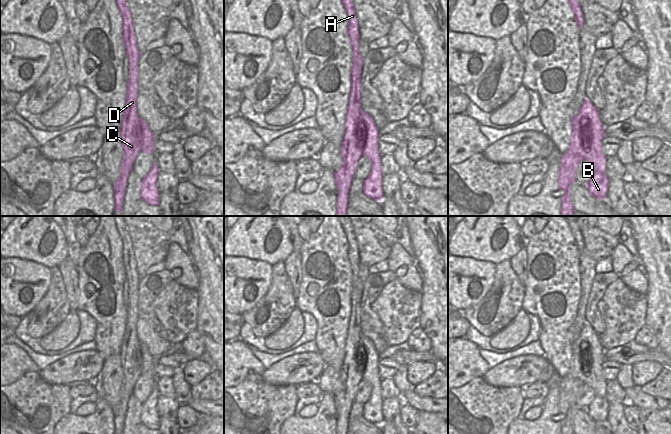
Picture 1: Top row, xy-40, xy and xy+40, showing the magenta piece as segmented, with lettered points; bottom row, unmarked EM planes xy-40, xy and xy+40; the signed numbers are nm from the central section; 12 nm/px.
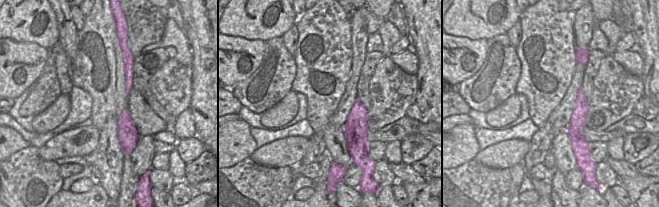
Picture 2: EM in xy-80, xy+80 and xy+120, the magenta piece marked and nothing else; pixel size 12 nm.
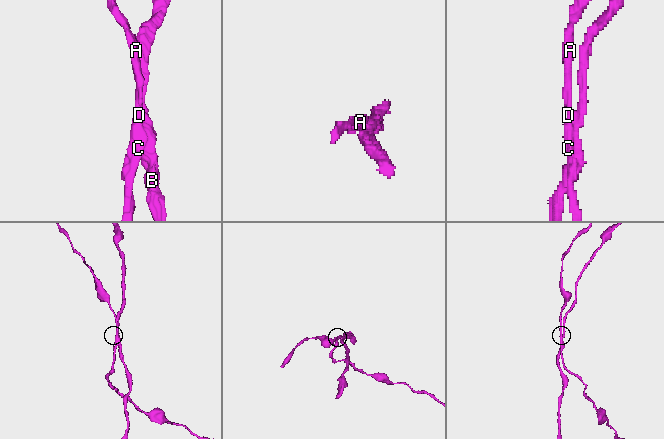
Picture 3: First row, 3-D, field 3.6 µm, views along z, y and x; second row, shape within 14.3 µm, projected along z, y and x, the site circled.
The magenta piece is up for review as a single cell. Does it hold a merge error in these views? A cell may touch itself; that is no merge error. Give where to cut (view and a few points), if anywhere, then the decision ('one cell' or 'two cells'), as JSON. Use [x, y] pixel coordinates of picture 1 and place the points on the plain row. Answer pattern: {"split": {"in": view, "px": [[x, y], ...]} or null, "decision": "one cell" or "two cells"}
{"split": {"in": "xy", "px": [[361, 333], [357, 343], [357, 369], [362, 373], [363, 378]]}, "decision": "two cells"}

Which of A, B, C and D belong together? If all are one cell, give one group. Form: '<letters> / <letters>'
A C D / B

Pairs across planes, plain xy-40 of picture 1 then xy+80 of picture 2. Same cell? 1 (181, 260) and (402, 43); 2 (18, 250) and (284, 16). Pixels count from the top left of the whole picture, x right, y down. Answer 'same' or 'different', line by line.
1: different
2: same

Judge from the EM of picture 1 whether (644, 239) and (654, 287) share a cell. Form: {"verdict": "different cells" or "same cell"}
{"verdict": "same cell"}

